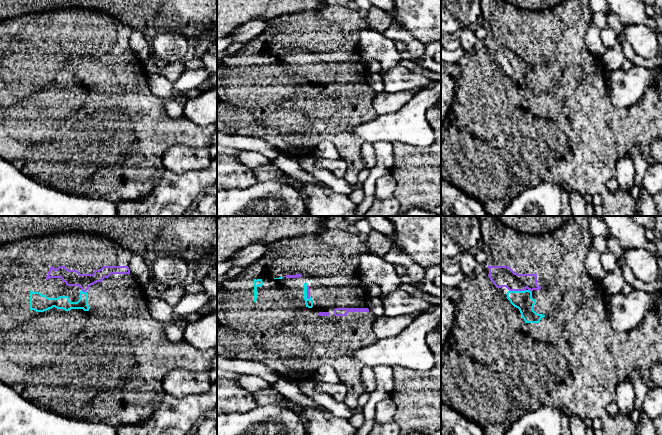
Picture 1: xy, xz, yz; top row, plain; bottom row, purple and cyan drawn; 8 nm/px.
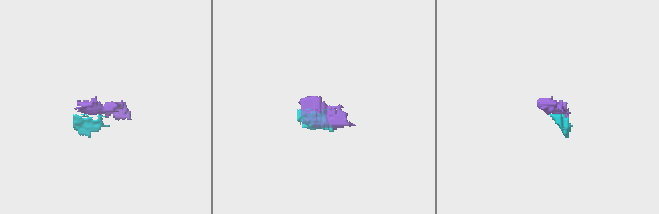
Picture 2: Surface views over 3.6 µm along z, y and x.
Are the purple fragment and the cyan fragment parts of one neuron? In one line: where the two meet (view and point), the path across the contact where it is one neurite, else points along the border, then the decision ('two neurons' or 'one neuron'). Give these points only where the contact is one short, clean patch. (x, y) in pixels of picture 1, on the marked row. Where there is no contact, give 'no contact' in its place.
contact yz (517, 290); one neuron

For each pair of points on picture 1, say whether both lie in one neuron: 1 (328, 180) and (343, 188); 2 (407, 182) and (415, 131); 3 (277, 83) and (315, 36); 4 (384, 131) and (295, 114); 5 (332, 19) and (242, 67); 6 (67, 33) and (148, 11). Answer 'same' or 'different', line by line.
1: same
2: different
3: same
4: different
5: same
6: different

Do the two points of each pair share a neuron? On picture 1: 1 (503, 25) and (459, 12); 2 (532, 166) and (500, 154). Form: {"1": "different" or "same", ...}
{"1": "different", "2": "same"}

